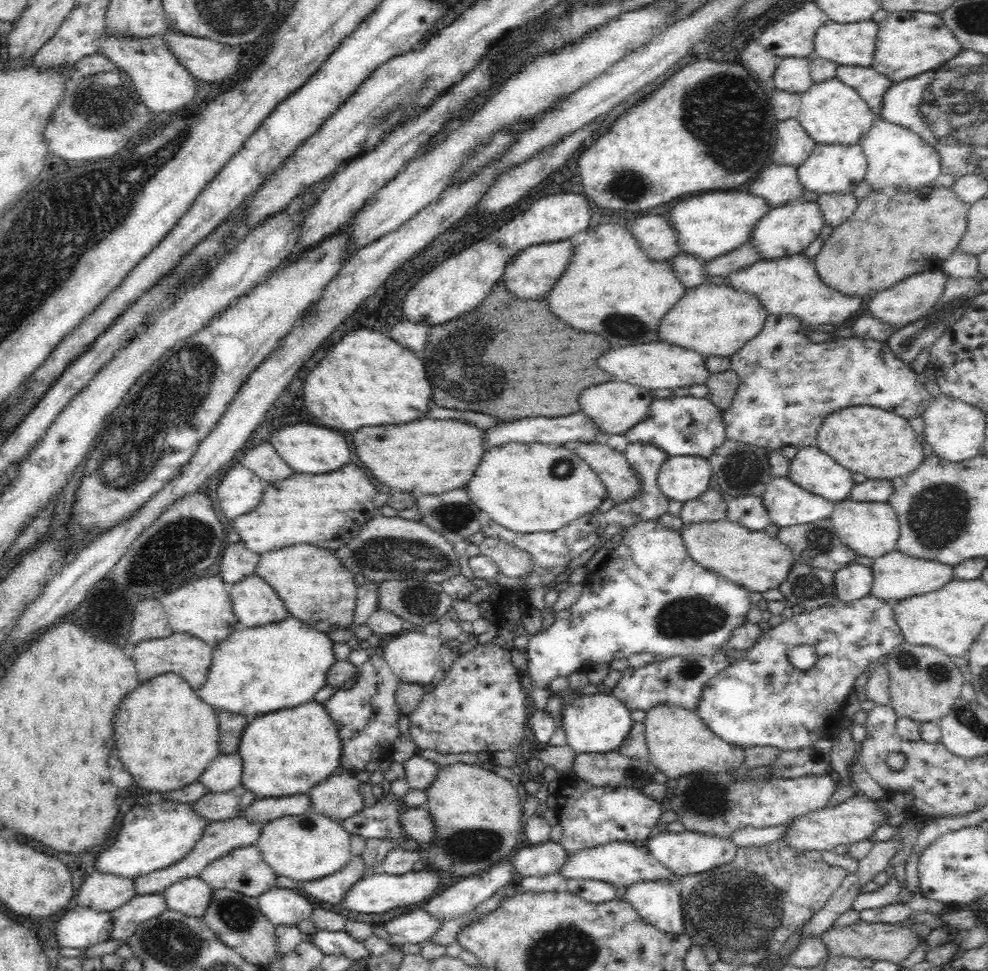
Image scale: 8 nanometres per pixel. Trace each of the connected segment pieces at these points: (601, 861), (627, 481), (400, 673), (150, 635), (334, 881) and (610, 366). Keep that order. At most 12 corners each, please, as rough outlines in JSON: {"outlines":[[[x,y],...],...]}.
{"outlines":[[[614,841],[568,853],[559,873],[618,887],[674,872],[643,846]],[[606,442],[571,448],[590,465],[615,503],[643,493],[622,451]],[[403,631],[383,644],[401,683],[432,686],[440,637]],[[141,599],[130,626],[132,645],[174,634],[156,599]],[[361,855],[338,872],[298,881],[312,901],[341,904],[346,892],[368,872]],[[666,342],[621,346],[597,358],[614,380],[647,388],[704,384],[695,350]]]}

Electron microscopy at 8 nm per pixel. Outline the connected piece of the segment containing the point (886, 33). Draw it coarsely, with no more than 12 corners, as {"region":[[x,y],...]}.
{"region":[[889,12],[871,67],[900,82],[964,49],[938,13]]}

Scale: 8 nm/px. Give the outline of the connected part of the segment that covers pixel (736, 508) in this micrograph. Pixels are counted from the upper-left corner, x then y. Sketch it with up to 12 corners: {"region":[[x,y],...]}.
{"region":[[760,496],[733,497],[727,519],[764,531],[771,523]]}

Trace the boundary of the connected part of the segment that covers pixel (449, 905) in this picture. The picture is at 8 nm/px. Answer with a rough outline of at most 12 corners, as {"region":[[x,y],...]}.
{"region":[[512,856],[426,901],[441,922],[474,910],[513,882]]}

